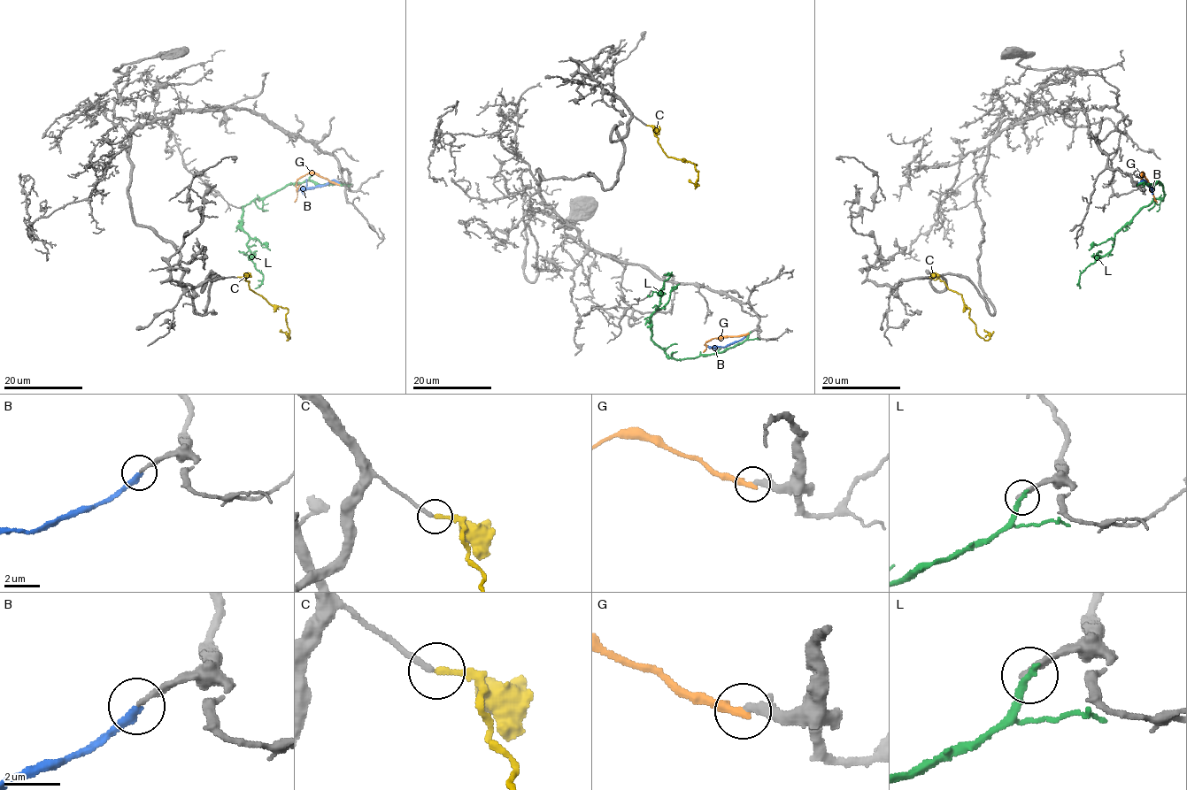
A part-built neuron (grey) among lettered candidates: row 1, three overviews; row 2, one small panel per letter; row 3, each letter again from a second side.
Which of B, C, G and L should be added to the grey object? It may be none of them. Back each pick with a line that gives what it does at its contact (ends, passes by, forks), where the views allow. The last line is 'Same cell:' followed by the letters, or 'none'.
B: It ends there
C: It ends there
Same cell: B, C

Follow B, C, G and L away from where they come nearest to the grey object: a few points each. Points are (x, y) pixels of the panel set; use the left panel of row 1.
B: (339, 183), (332, 181), (317, 187), (305, 187), (302, 191), (304, 195)
C: (238, 277), (246, 277), (249, 287), (271, 304), (288, 310), (286, 318), (289, 338), (281, 329)
G: (339, 184), (317, 174), (305, 173), (296, 183), (295, 202)
L: (340, 184), (294, 182), (242, 207), (242, 228), (249, 237), (247, 246), (255, 267), (264, 277), (255, 288)

